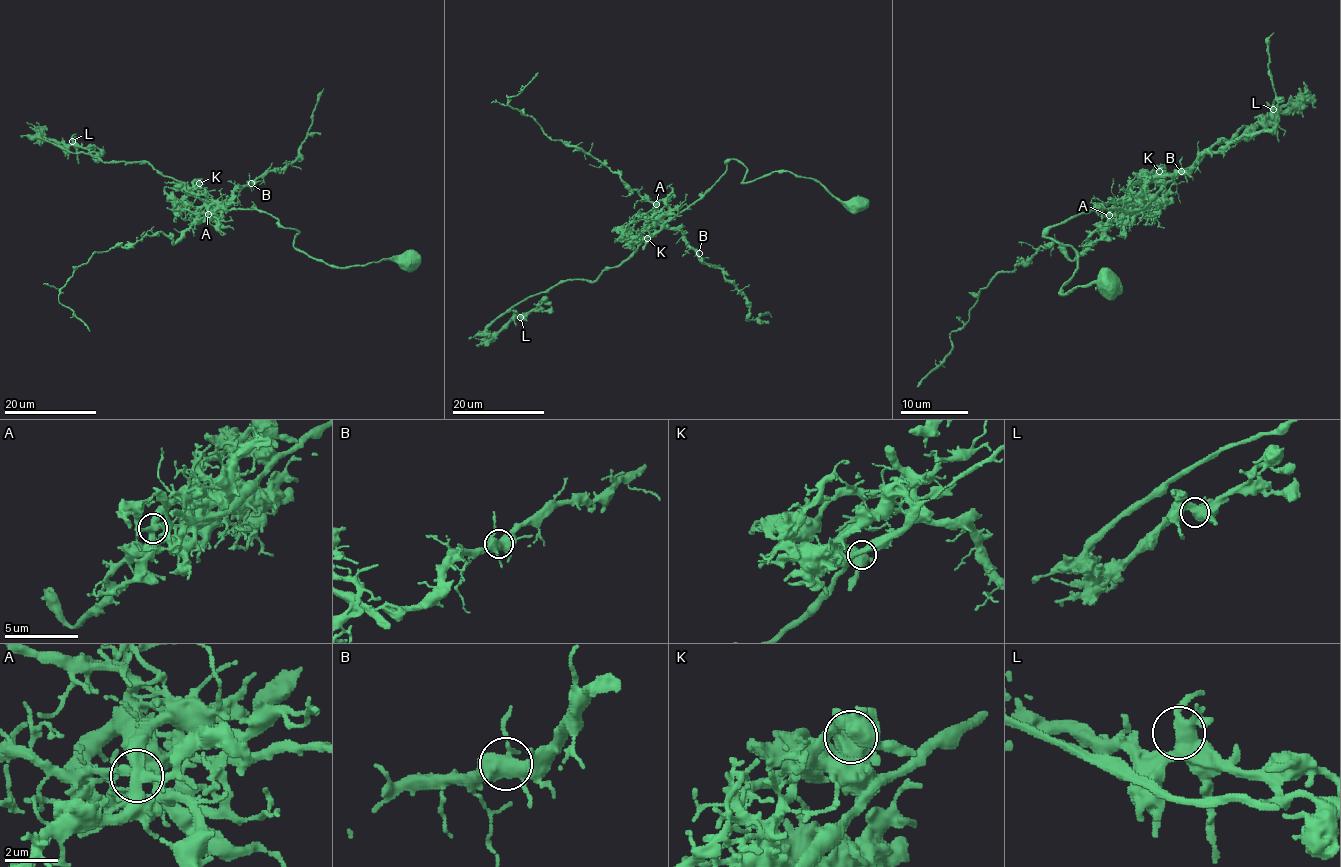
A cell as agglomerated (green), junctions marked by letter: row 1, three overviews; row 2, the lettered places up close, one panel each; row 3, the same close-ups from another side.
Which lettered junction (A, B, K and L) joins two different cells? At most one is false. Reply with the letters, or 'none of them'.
A

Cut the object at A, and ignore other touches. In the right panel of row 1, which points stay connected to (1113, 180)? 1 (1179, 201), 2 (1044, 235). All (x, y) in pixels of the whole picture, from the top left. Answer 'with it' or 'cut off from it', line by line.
1: with it
2: cut off from it

